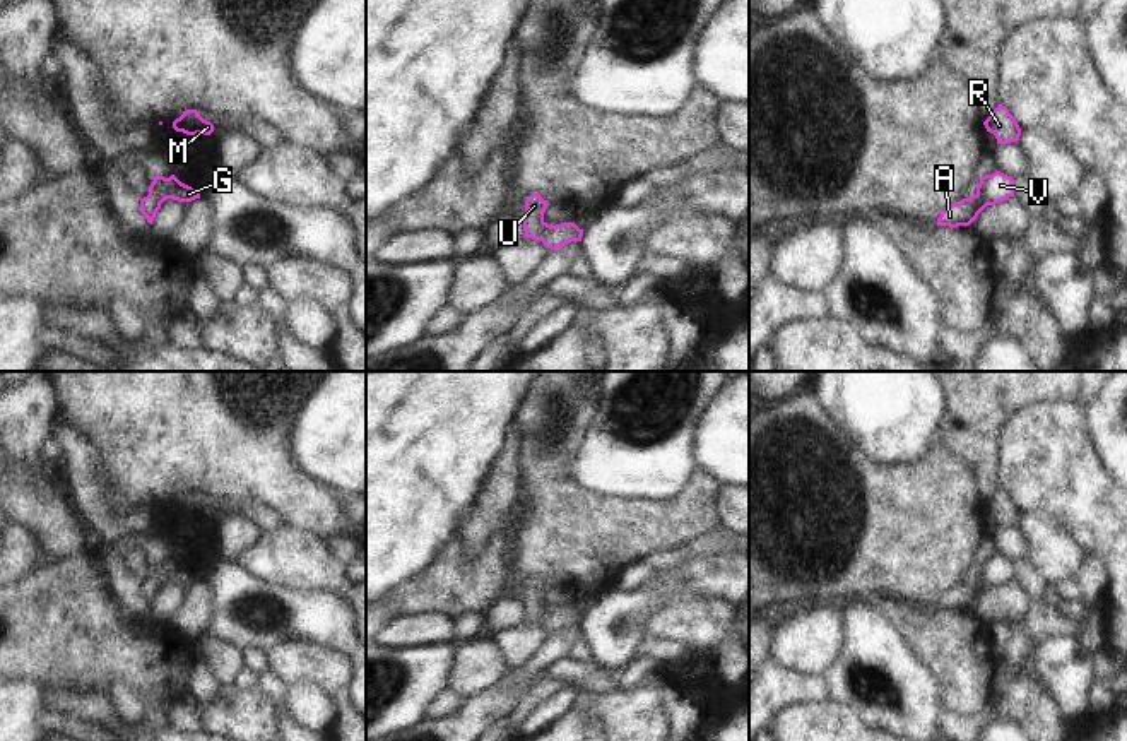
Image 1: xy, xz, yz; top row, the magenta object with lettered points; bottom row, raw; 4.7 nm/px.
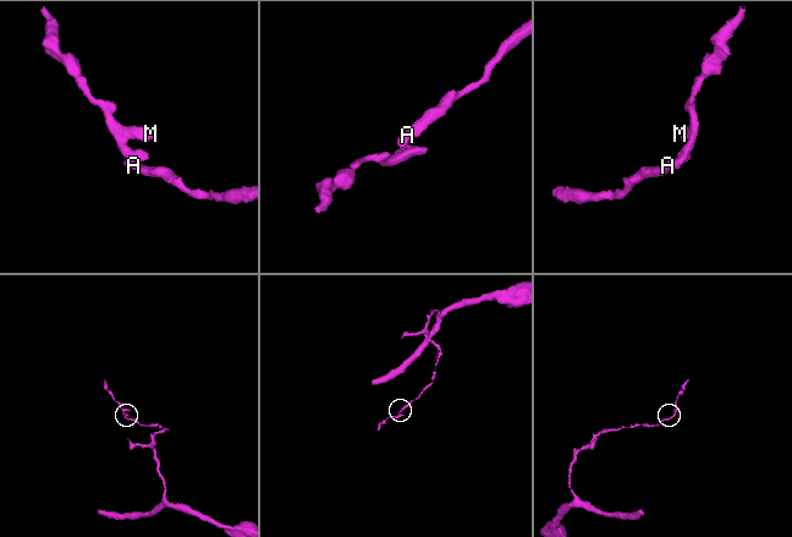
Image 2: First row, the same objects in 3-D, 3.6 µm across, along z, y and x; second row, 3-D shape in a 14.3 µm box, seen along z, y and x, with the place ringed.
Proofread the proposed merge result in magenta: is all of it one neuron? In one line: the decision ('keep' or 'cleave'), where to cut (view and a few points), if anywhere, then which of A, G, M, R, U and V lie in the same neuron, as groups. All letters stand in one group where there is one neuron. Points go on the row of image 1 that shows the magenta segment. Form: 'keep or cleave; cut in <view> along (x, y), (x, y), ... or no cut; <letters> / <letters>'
keep; no cut; A G M R U V

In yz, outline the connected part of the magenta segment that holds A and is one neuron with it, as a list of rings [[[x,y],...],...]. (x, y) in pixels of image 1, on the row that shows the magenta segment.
[[[1000,171],[980,178],[977,193],[946,207],[937,226],[970,226],[987,205],[995,205],[1014,195],[1014,180]]]

